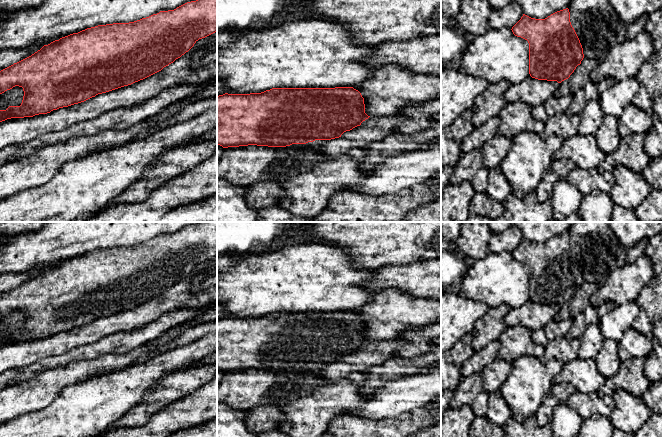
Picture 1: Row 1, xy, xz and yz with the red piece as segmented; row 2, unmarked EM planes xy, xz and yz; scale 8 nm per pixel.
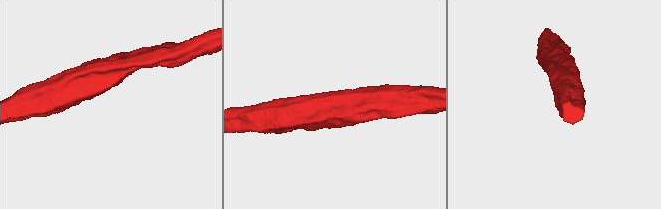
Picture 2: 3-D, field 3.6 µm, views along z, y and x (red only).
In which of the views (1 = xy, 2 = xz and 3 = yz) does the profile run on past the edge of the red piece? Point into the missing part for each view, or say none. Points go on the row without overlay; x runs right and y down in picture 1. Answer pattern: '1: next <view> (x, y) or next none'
1: next none
2: next none
3: next none

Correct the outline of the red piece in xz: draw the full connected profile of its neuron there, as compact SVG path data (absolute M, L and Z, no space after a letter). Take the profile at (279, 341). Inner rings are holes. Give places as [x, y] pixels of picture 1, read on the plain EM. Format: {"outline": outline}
{"outline": "M353 311L272 312L261 317L217 320L217 368L223 372L248 369L286 371L331 364L368 343L364 322Z"}

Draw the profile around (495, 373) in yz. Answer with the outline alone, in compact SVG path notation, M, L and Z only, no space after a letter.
M499 357L487 364L481 373L485 390L488 393L500 392L501 386L510 374L511 367L512 364Z

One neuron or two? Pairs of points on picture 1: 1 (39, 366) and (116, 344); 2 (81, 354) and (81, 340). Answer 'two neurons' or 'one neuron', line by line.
1: one neuron
2: two neurons

